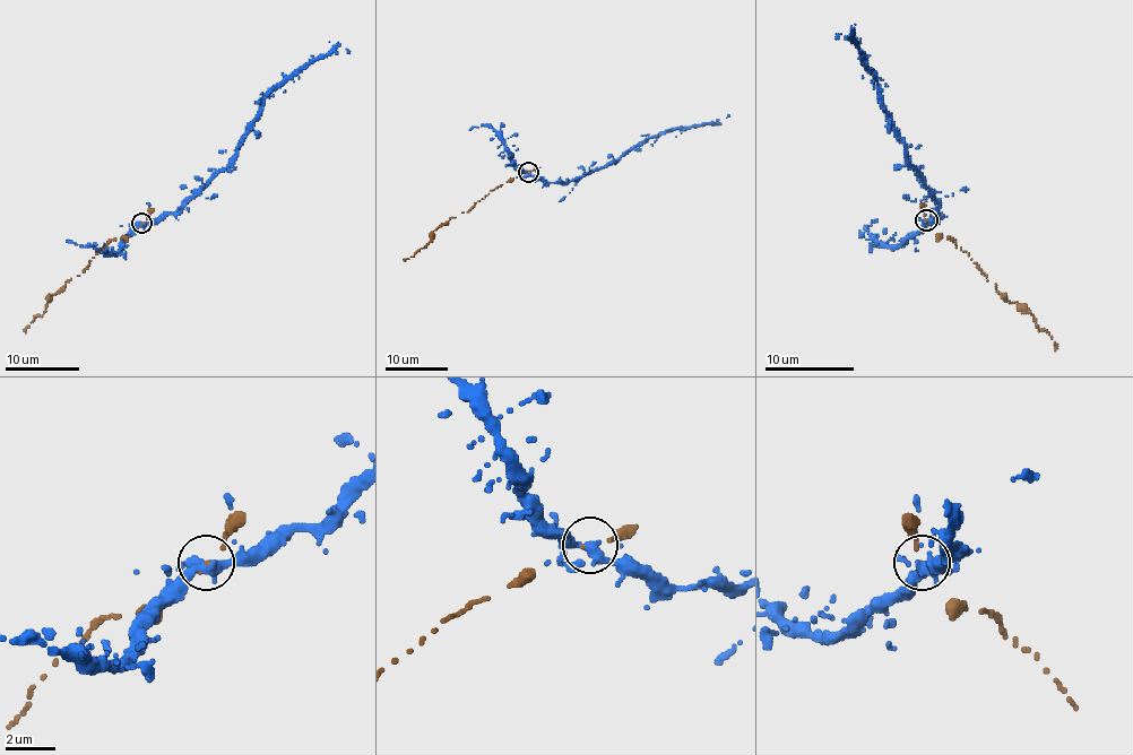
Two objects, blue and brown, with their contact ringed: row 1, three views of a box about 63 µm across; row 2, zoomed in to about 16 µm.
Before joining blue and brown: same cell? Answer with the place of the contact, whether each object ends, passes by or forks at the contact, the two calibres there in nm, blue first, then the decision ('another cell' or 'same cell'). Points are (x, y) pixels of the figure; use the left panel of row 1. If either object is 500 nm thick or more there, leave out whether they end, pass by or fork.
(141, 223) | blue forks | brown ends | 320/130 nm | another cell

